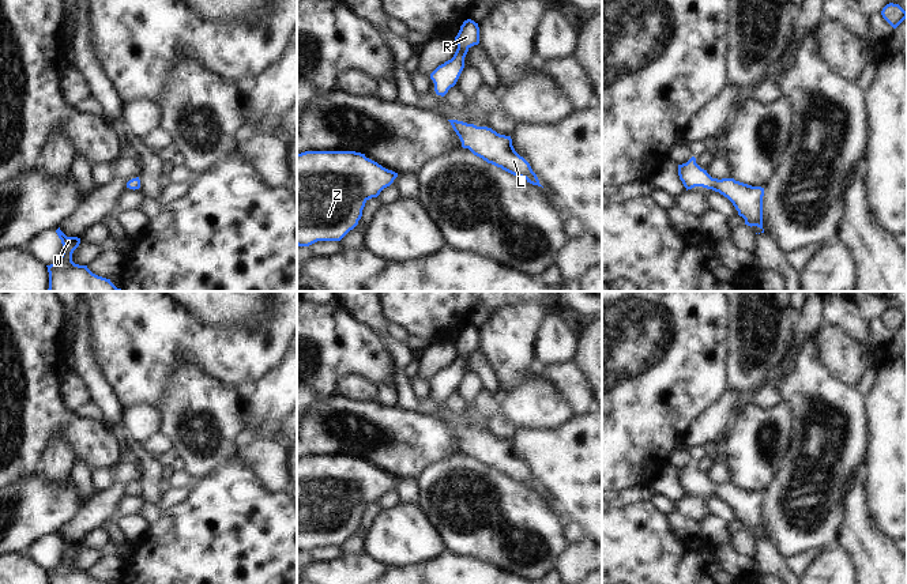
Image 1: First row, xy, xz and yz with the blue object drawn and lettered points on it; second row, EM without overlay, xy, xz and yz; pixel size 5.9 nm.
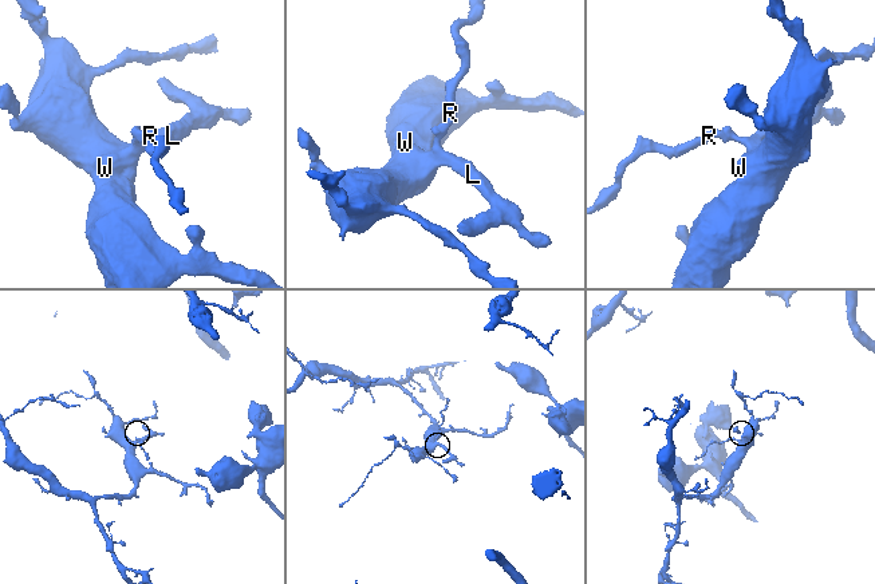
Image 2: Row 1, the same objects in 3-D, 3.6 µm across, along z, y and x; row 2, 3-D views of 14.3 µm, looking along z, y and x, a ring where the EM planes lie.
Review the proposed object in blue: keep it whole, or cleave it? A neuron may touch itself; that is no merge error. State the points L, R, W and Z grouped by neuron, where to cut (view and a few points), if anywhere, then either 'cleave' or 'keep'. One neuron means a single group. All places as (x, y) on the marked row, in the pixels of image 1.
L R W Z; no cut; keep

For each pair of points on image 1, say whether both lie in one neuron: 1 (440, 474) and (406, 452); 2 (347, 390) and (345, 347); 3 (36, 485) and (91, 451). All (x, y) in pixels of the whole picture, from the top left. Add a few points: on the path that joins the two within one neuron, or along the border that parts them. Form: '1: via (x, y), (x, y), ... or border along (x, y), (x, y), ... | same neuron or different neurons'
1: border along (458, 452), (432, 463), (417, 478) | different neurons
2: border along (337, 380), (347, 375), (360, 375), (376, 385) | different neurons
3: border along (37, 471), (14, 483) | different neurons

